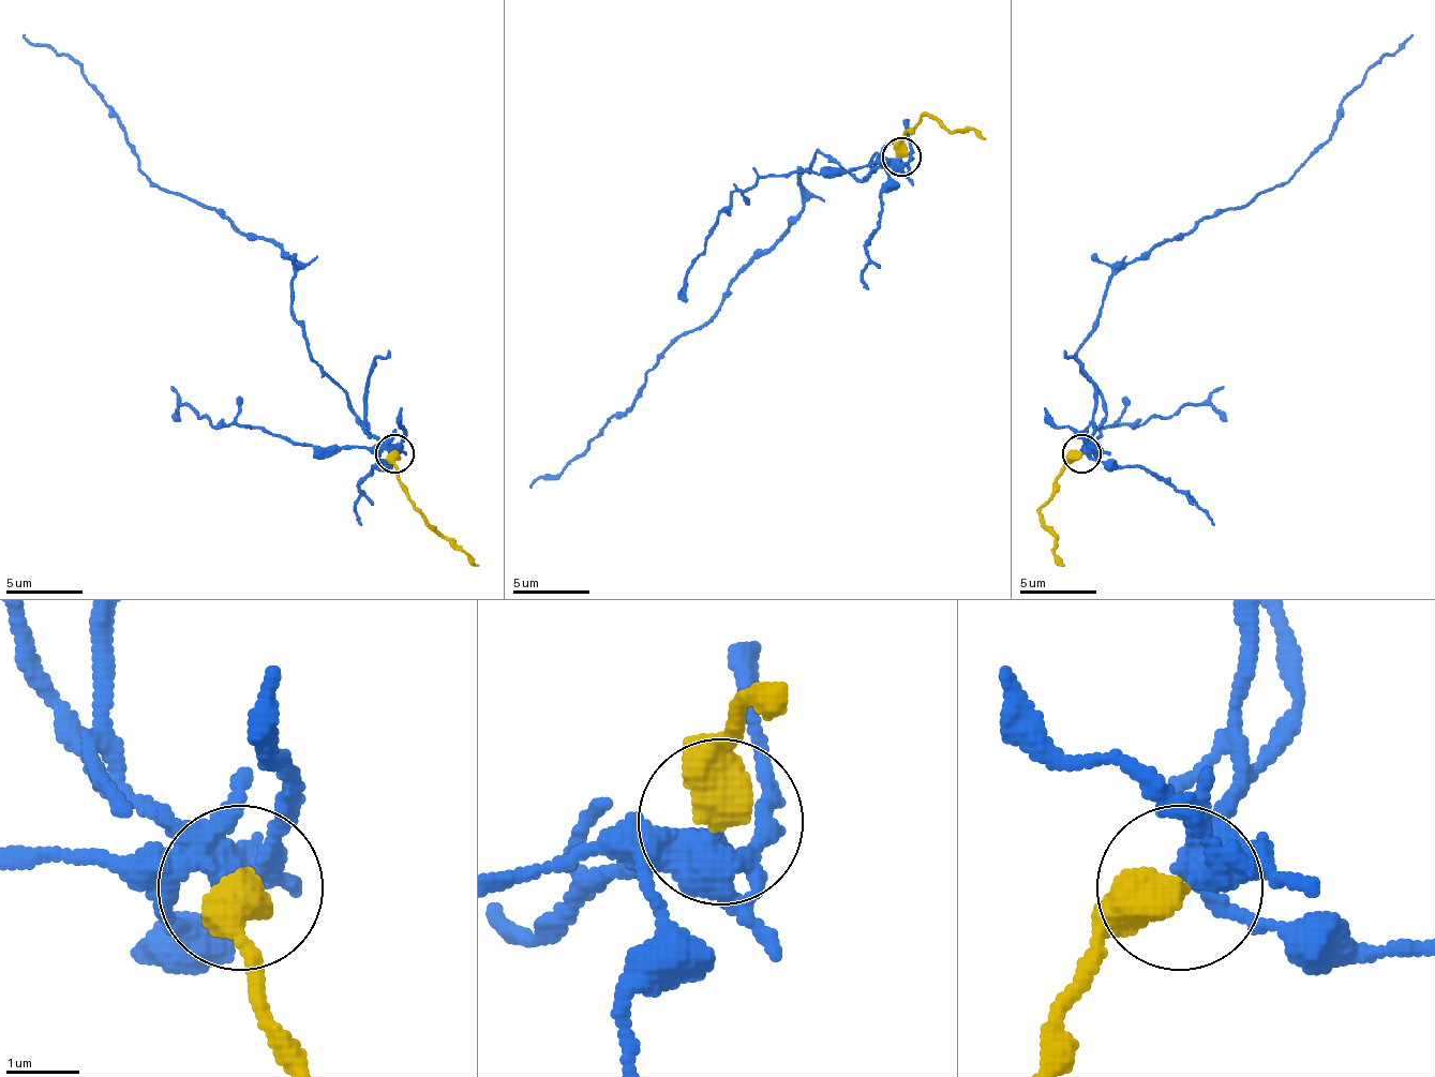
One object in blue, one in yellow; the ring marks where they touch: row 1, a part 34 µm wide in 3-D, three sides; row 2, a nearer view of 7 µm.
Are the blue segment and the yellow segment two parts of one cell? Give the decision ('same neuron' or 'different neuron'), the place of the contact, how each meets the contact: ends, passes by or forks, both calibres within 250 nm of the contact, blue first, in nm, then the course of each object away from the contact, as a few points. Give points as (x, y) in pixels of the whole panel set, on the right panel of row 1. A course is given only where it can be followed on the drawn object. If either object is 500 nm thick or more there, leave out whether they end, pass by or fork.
different neuron; at (1081, 453); 320 nm thick on the blue side, 600 nm on the other; blue runs (1085, 452), (1107, 410), (1076, 356), (1107, 283), (1211, 214), (1281, 188), (1330, 137), (1338, 106), (1410, 33); yellow runs (1080, 452), (1061, 476), (1042, 510), (1042, 525), (1054, 537), (1054, 552), (1065, 564)

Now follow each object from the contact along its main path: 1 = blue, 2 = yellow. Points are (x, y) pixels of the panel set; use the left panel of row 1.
1: (395, 452), (311, 356), (295, 318), (295, 260), (241, 234), (219, 210), (157, 188), (84, 72), (23, 33)
2: (395, 452), (395, 476), (430, 525), (479, 564)

